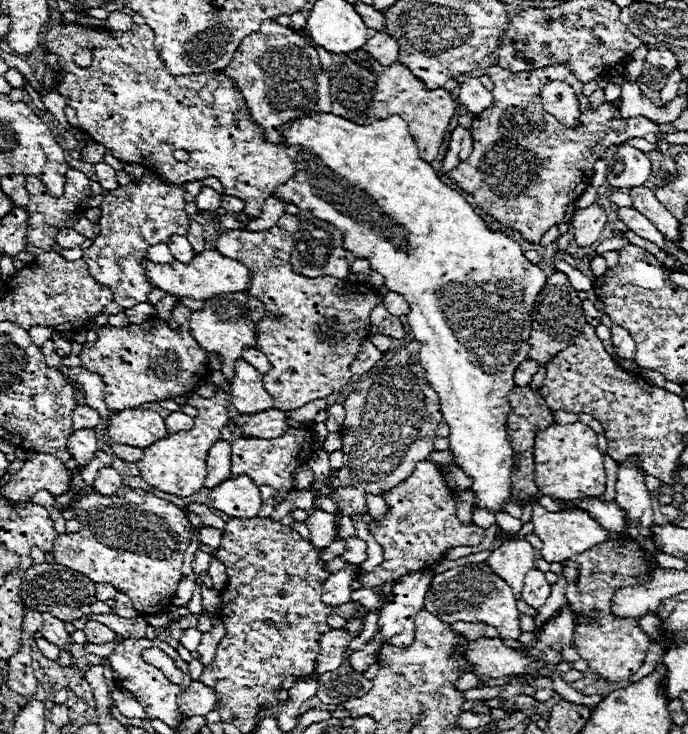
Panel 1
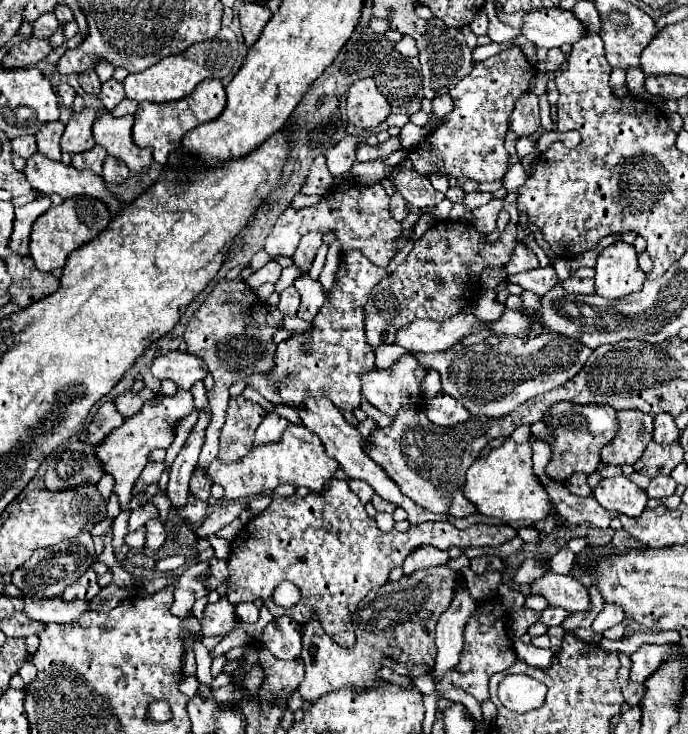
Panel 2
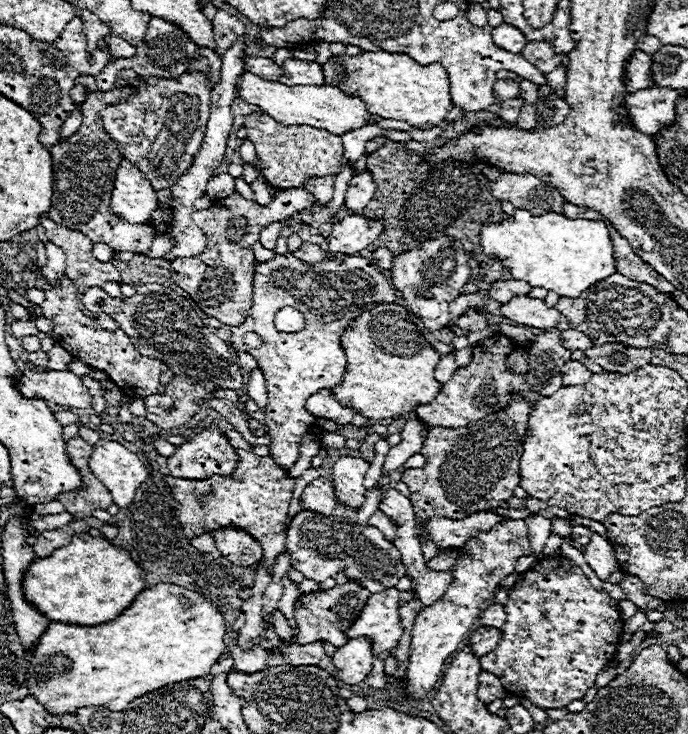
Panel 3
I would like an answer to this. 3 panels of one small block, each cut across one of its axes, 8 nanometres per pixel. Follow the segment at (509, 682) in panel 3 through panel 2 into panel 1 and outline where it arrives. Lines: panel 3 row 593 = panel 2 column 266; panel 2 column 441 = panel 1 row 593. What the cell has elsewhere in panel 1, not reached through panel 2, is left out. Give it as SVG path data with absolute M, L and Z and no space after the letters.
M530 570L530 574L526 574L524 578L524 586L522 586L522 600L532 606L538 608L546 602L546 598L550 596L550 584L544 578L544 572L540 570Z

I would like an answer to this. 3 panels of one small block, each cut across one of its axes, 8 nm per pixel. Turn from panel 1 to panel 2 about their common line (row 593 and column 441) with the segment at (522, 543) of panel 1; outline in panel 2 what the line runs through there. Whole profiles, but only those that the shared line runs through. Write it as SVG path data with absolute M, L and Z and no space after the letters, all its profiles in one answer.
M310 398L310 400L304 400L304 408L298 410L298 414L300 414L302 422L304 422L312 432L316 432L316 434L320 436L320 440L322 440L322 444L324 444L324 448L326 448L326 454L328 454L330 458L334 458L334 460L342 466L342 470L346 472L348 478L358 478L358 480L368 482L368 484L374 488L374 492L376 492L378 496L382 496L386 502L392 502L392 504L404 508L406 514L408 514L408 522L410 522L410 524L420 524L420 522L428 522L428 520L444 520L444 522L446 522L446 520L450 518L448 514L428 512L428 510L416 506L408 496L404 496L404 494L400 492L400 486L396 486L396 482L382 470L382 466L376 464L376 462L368 456L364 436L362 436L354 426L350 426L350 424L344 420L344 416L340 414L340 410L336 410L336 406L334 406L328 398Z

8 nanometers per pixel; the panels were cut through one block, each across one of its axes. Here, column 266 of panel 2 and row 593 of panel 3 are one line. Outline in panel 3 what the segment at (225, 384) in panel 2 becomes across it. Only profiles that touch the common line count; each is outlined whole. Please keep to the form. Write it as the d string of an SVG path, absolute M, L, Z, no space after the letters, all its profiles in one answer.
M346 582L344 586L334 586L330 590L317 590L302 594L295 603L294 617L298 622L297 642L301 645L322 640L332 646L344 646L348 642L346 630L358 620L370 592L360 588L356 582Z

